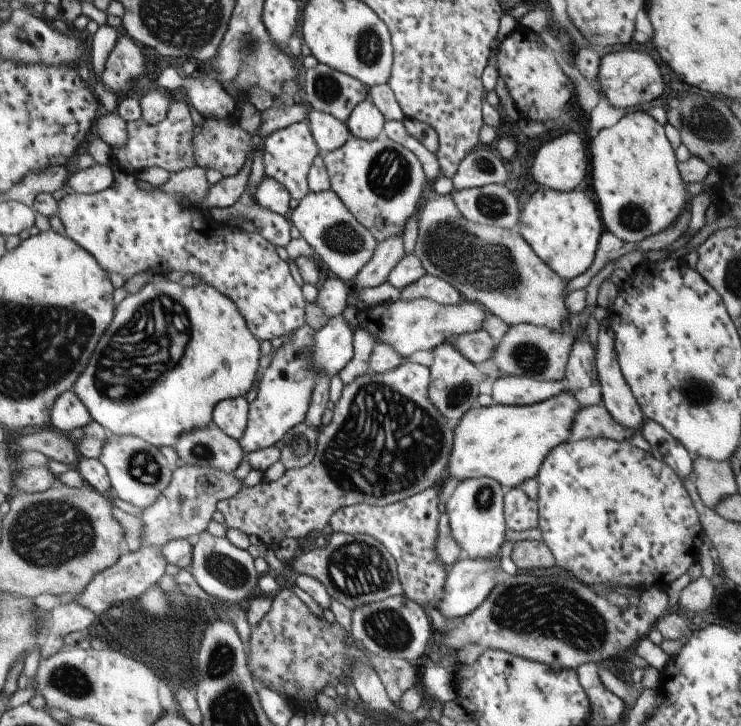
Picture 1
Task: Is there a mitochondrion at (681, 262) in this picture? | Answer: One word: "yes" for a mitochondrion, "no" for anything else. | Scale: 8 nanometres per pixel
no

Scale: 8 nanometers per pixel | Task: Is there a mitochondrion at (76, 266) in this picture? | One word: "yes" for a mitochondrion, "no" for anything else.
no

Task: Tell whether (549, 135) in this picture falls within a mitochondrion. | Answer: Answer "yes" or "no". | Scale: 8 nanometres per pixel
no

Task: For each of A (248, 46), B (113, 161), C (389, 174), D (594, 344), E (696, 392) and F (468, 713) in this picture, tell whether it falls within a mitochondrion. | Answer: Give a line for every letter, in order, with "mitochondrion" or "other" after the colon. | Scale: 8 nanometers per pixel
A: mitochondrion
B: other
C: mitochondrion
D: other
E: mitochondrion
F: other

